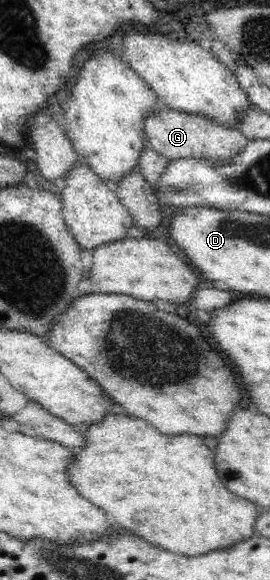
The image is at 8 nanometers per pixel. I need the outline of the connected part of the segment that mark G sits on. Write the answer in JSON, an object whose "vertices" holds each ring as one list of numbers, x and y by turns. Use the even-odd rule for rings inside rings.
{"vertices":[[164,103,144,117,144,130,145,148,151,148,170,160,198,157,209,158,213,162,226,160,237,155,248,140,237,128,227,128,209,116,171,109]]}

